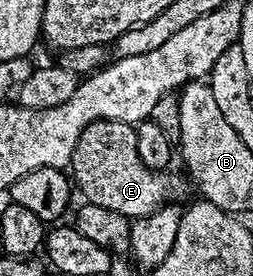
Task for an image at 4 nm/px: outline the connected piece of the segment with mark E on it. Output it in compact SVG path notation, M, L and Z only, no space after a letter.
M115 120L95 121L85 127L84 133L77 139L76 149L73 151L69 166L70 176L76 190L83 192L82 200L89 204L97 204L109 211L128 219L144 217L161 206L174 202L183 189L182 181L174 173L164 170L154 170L145 167L140 160L137 150L137 135L135 125L121 123Z

